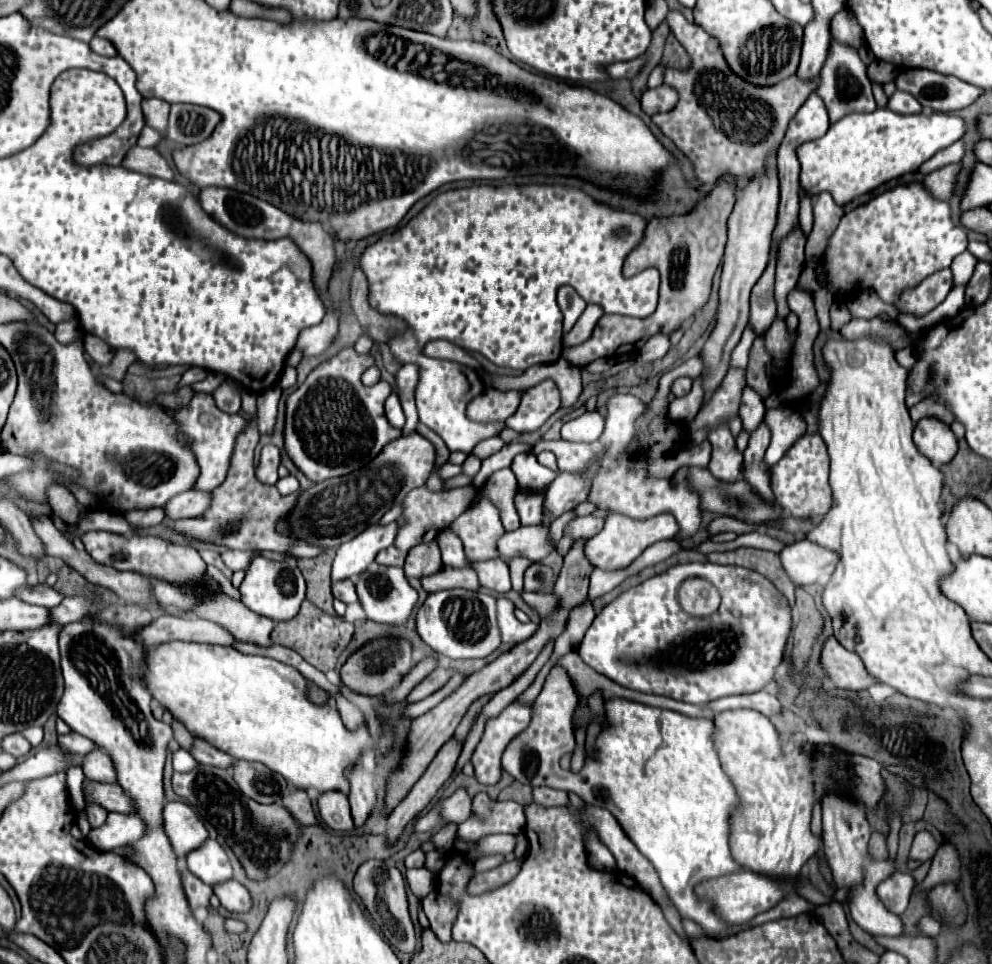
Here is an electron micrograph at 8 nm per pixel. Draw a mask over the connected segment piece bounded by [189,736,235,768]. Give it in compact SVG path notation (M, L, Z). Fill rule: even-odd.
M193 736L193 746L191 746L189 752L199 764L209 764L209 766L217 766L217 768L229 768L235 762L235 758L217 750L207 740L197 738L197 736Z

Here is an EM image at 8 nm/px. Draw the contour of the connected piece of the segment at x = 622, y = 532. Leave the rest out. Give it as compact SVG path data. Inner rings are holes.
M613 514L605 520L603 530L585 542L585 556L591 562L591 566L595 566L595 568L621 570L621 568L627 568L647 546L651 546L659 540L673 538L673 534L677 534L677 530L679 530L679 526L677 526L675 518L671 518L671 514L661 514L651 520L643 520L643 522Z

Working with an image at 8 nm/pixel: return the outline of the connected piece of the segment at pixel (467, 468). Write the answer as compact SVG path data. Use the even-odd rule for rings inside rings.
M469 454L467 456L467 460L463 462L463 474L465 476L469 476L469 478L473 478L477 472L479 472L479 468L481 468L481 460L477 458L477 456L473 456L473 454Z

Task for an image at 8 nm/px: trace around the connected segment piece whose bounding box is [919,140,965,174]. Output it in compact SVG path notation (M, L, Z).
M959 140L959 142L955 142L955 144L947 146L947 148L939 150L939 152L937 152L933 158L929 158L919 170L921 170L923 174L929 174L929 172L933 172L933 170L937 170L937 168L941 168L941 166L959 162L963 156L965 156L965 144L963 144L963 140Z

